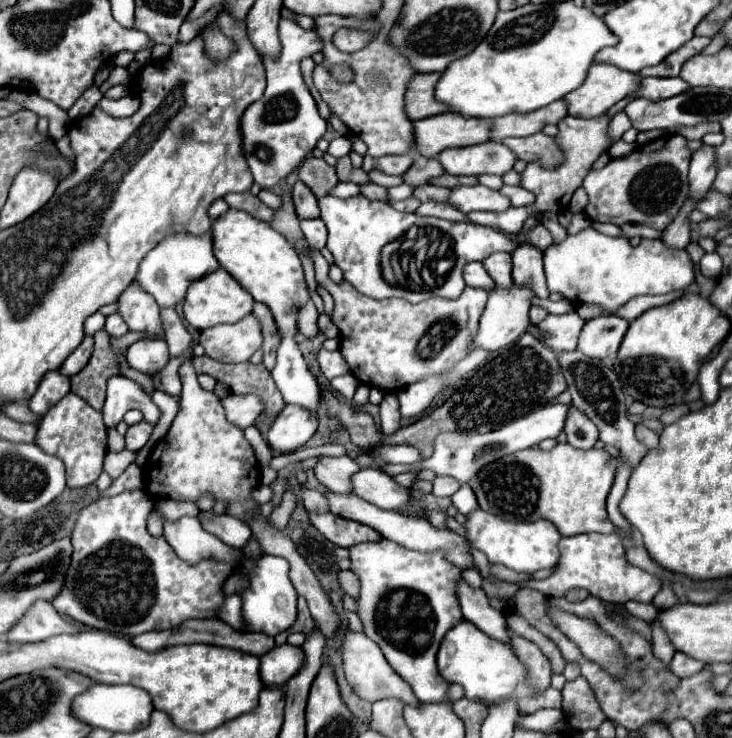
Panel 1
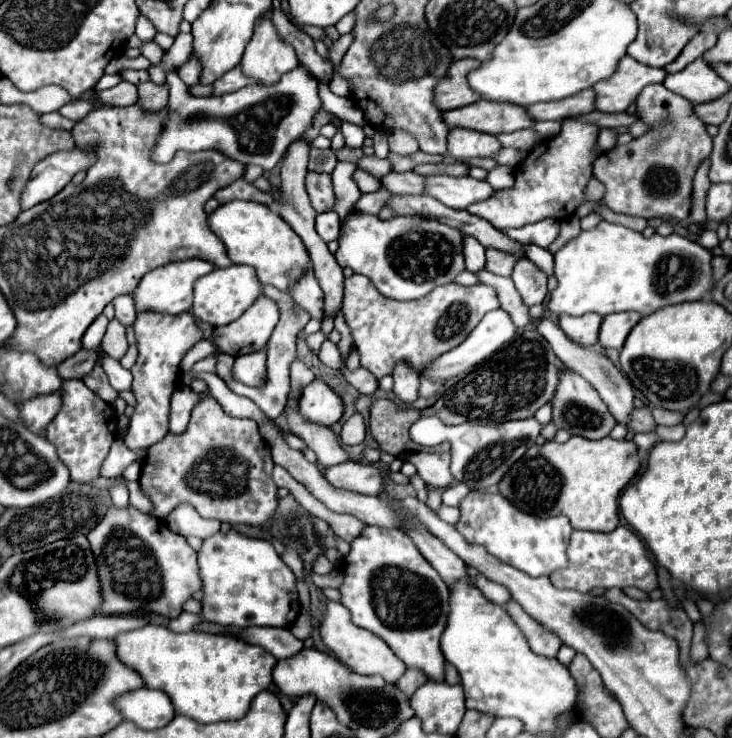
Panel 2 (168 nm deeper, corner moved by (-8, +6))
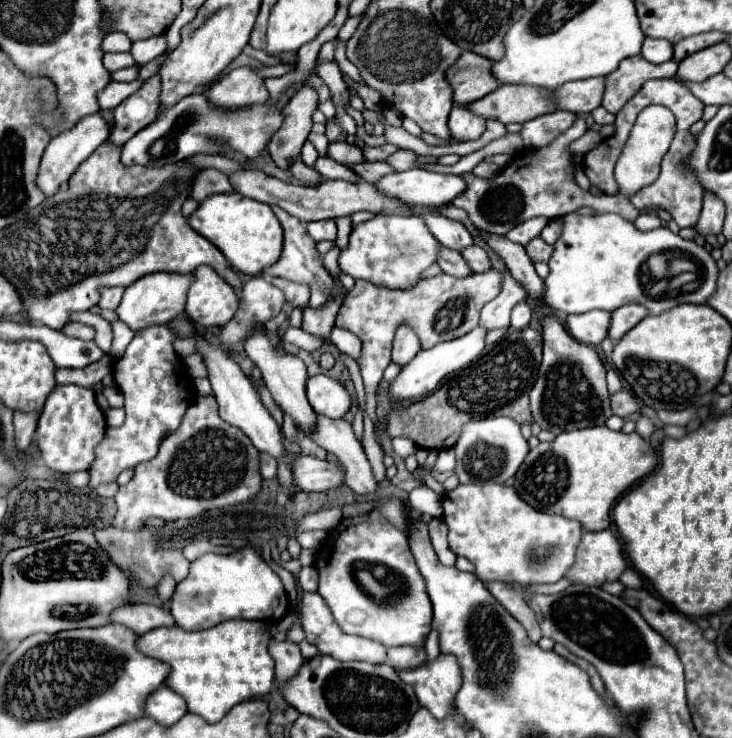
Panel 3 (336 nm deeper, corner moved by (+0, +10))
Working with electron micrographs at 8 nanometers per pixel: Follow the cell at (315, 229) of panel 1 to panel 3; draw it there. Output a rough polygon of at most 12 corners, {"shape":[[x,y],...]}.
{"shape":[[333,219],[307,223],[307,233],[315,241],[335,241]]}

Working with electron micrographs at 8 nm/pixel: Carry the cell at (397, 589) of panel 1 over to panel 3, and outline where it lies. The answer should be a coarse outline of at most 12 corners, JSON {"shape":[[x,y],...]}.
{"shape":[[343,519],[317,553],[343,631],[425,645],[433,619],[407,537]]}

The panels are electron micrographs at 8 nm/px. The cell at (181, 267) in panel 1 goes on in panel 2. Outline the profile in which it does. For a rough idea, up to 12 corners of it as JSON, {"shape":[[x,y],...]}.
{"shape":[[187,259],[149,271],[135,291],[137,313],[181,315],[209,261]]}

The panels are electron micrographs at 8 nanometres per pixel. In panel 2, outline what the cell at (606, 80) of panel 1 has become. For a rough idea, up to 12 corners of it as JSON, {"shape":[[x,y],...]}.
{"shape":[[625,55],[613,77],[593,85],[597,109],[623,113],[667,71]]}

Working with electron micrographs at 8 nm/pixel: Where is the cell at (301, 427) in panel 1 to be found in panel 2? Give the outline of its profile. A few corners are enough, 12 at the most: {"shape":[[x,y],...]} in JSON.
{"shape":[[309,383],[301,413],[319,425],[333,425],[345,401],[327,383]]}

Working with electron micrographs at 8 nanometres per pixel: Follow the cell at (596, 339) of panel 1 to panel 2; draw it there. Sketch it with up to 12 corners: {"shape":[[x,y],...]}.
{"shape":[[635,311],[607,315],[599,343],[621,349],[627,335],[639,323]]}

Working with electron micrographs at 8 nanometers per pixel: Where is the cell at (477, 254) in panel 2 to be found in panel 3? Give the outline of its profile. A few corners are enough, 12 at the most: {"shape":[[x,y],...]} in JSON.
{"shape":[[421,215],[435,239],[449,249],[473,245],[463,223],[443,215]]}

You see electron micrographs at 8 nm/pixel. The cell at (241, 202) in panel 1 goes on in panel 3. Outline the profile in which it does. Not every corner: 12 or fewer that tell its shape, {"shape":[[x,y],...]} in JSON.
{"shape":[[203,169],[195,179],[191,197],[233,193],[229,177],[217,169]]}

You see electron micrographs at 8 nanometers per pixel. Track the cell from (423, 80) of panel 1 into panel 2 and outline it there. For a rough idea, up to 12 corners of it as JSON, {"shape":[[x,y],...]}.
{"shape":[[457,59],[435,87],[435,103],[449,111],[479,101],[467,73],[481,61]]}

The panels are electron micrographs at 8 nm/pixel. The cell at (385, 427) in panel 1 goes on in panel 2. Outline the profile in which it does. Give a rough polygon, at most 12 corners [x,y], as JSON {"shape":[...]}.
{"shape":[[407,361],[393,369],[393,393],[401,403],[419,397],[419,371]]}

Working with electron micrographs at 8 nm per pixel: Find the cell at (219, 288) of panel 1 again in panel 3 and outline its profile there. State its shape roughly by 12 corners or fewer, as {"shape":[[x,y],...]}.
{"shape":[[197,267],[185,313],[203,327],[227,323],[235,289],[213,267]]}

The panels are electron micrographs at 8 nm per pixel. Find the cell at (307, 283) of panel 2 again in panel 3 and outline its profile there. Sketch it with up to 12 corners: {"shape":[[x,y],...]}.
{"shape":[[273,207],[283,255],[265,273],[311,289],[311,307],[337,295],[305,223]]}

